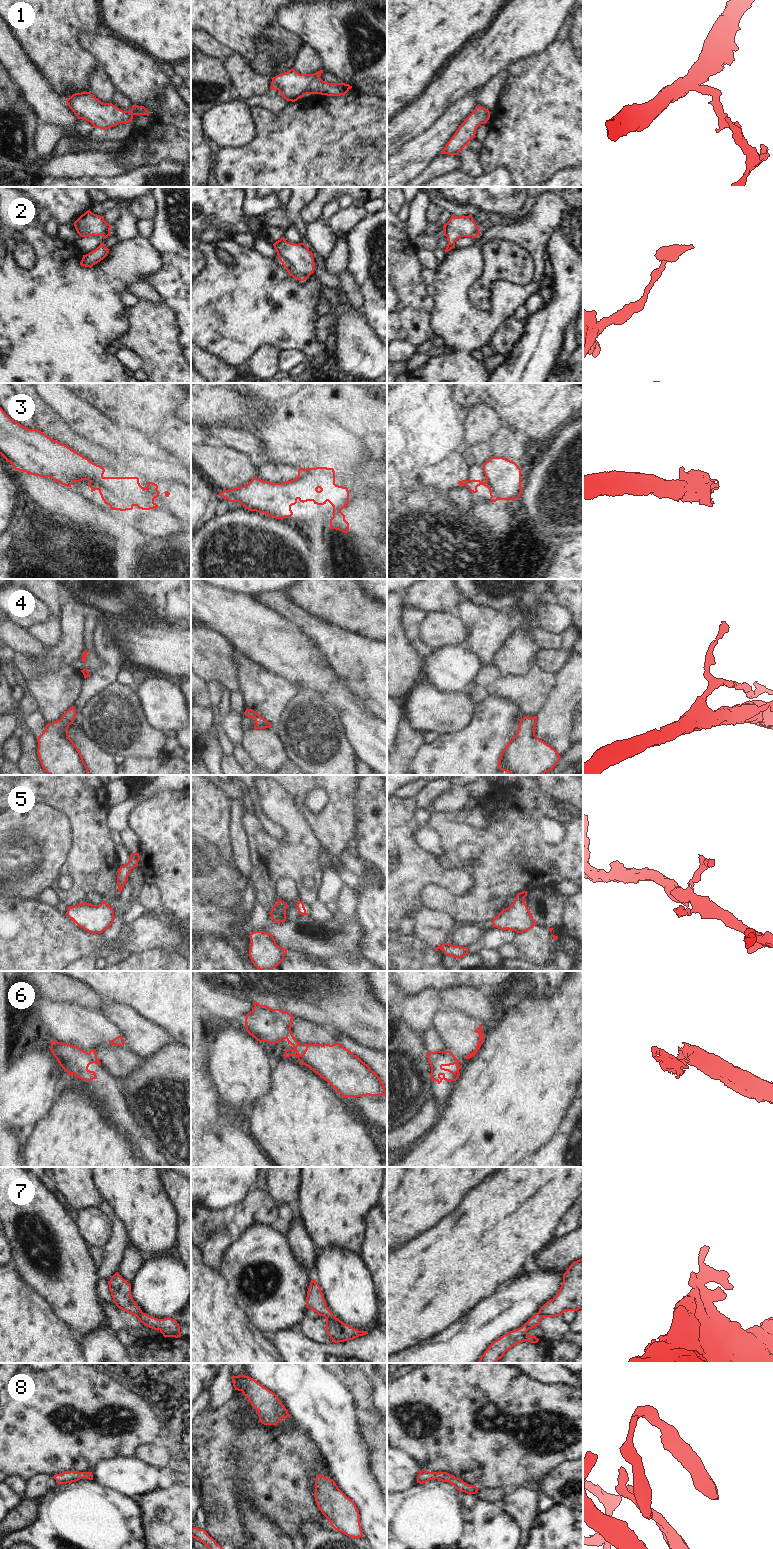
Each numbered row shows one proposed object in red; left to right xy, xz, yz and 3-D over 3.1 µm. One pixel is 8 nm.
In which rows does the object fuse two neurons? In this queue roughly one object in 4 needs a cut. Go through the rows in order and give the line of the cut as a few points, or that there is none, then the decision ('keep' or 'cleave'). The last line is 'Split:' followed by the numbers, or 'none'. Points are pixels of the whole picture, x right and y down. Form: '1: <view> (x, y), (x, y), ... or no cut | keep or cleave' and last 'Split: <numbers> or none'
1: no cut | keep
2: no cut | keep
3: no cut | keep
4: no cut | keep
5: no cut | keep
6: xz (291, 1032), (285, 1038) | cleave
7: xz (325, 1316), (338, 1323), (345, 1340) | cleave
8: no cut | keep
Split: 6, 7

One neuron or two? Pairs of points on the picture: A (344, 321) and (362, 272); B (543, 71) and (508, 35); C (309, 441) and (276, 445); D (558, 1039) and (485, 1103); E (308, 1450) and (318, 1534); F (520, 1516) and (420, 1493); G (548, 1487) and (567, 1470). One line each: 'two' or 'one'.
A: two
B: two
C: two
D: one
E: two
F: two
G: one

